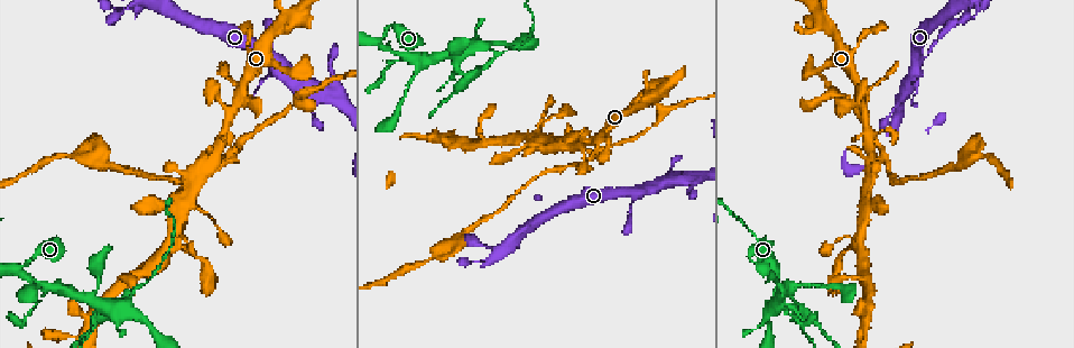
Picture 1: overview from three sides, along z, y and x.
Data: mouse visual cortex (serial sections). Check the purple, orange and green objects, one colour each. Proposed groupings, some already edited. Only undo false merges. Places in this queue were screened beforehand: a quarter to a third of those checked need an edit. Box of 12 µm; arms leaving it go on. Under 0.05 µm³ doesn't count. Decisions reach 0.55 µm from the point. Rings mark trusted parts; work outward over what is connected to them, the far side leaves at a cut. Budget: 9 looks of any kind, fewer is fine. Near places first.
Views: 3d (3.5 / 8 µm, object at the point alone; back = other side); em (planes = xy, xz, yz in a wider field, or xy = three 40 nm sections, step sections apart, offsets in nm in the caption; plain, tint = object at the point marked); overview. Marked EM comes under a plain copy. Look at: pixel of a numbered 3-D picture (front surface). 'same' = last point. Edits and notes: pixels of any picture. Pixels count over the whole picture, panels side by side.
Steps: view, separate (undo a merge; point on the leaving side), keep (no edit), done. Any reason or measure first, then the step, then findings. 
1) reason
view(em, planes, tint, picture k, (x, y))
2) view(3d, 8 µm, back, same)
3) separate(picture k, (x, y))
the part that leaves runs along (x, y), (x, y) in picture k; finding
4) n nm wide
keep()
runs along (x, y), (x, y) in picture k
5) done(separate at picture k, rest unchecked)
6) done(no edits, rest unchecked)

three-way junction
view(3d, 3.5 µm, picture 1, (915, 58))

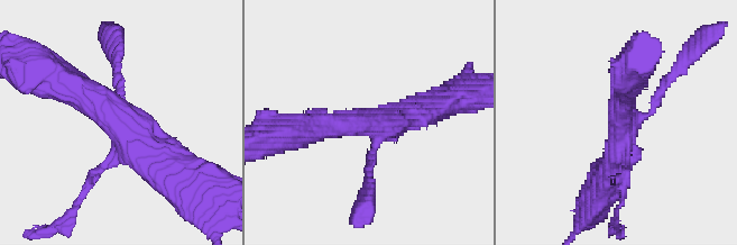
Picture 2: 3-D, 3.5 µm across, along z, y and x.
view(em, xy, step 2, tint, picture 2, (623, 121))

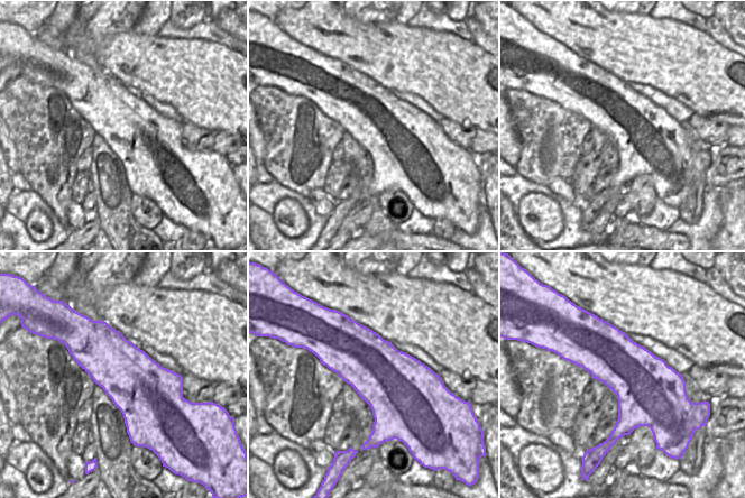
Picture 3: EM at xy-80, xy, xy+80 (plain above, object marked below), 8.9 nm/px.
keep()
runs along (57, 79), (99, 99), (171, 175) in picture 2; all the same cell

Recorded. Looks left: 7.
thick turns thin
view(em, xy, step 3, tint, picture 1, (244, 91))

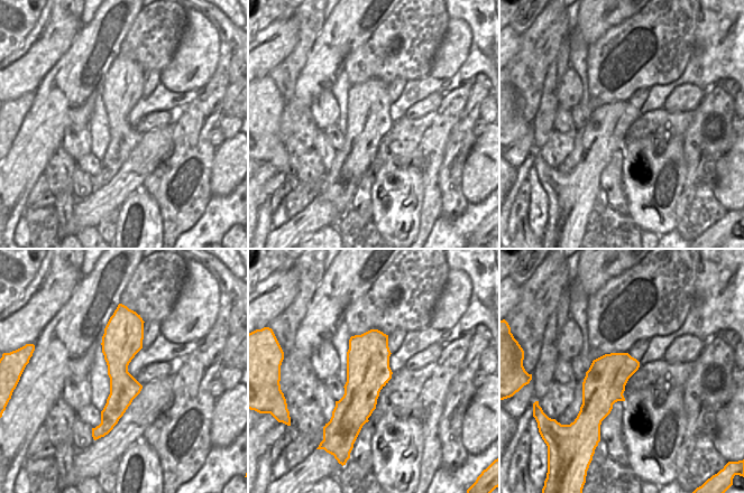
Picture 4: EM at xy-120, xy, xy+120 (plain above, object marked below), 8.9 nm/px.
wider look
view(3d, 3.5 µm, same)

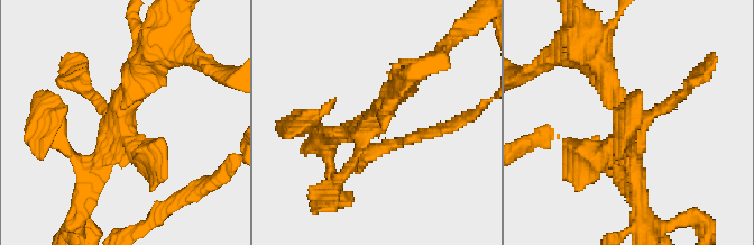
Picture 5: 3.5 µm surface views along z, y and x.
380 nm wide
keep()
runs along (116, 317), (118, 402), (107, 429) in picture 4; all the same cell

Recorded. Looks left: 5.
three arms meet
view(em, xy, step 5, tint, picture 1, (573, 146))

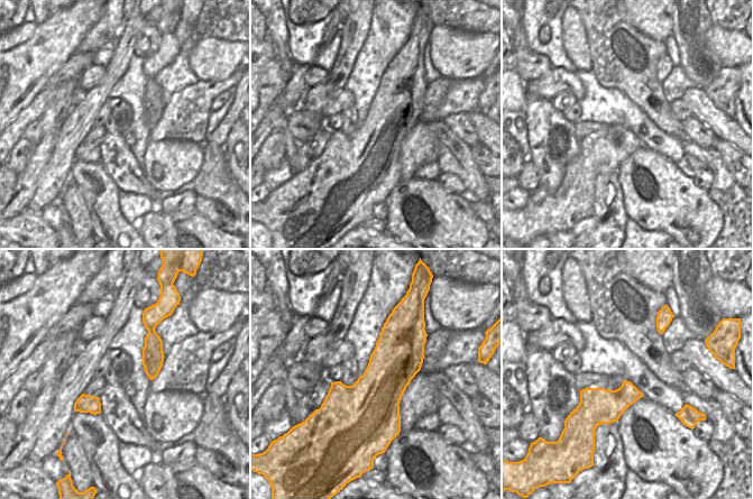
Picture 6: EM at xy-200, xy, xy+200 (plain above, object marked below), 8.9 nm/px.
view(3d, 3.5 µm, same)

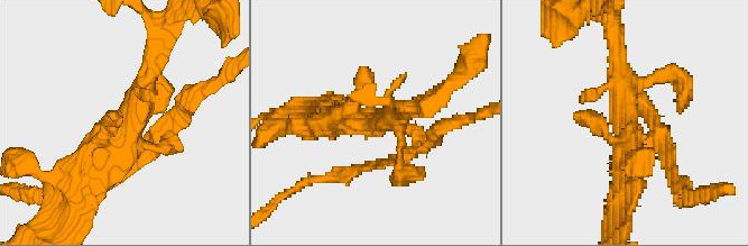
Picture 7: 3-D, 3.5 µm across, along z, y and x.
separate(picture 7, (649, 114))
two cells meet here

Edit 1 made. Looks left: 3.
arms part here
view(3d, 3.5 µm, picture 1, (863, 233))

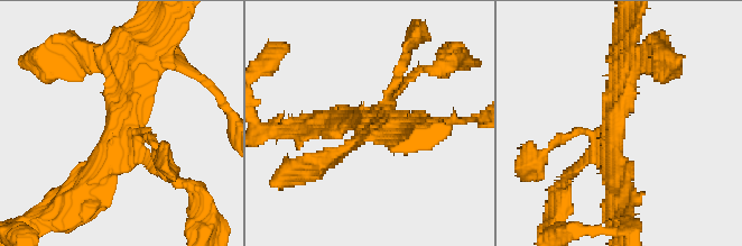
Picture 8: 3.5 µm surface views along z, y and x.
view(em, xy, step 1, tint, picture 8, (121, 124))

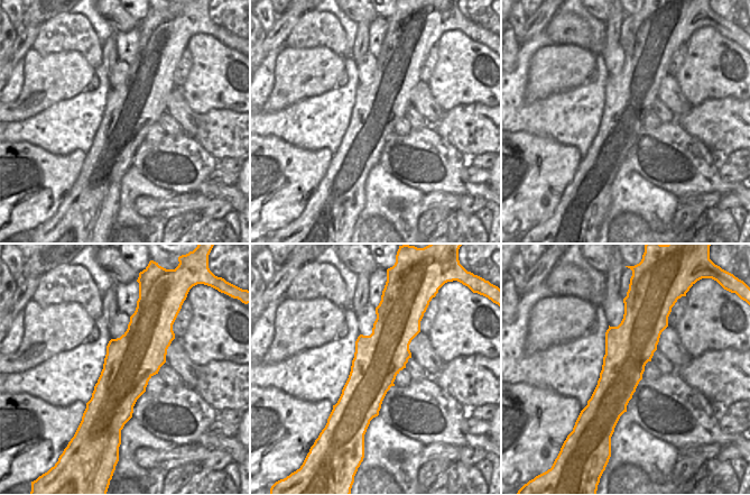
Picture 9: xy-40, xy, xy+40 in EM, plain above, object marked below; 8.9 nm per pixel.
keep()
runs along (138, 56), (135, 101), (83, 191) in picture 8; one cell here

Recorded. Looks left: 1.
done(separate at picture 7, rest unchecked)

